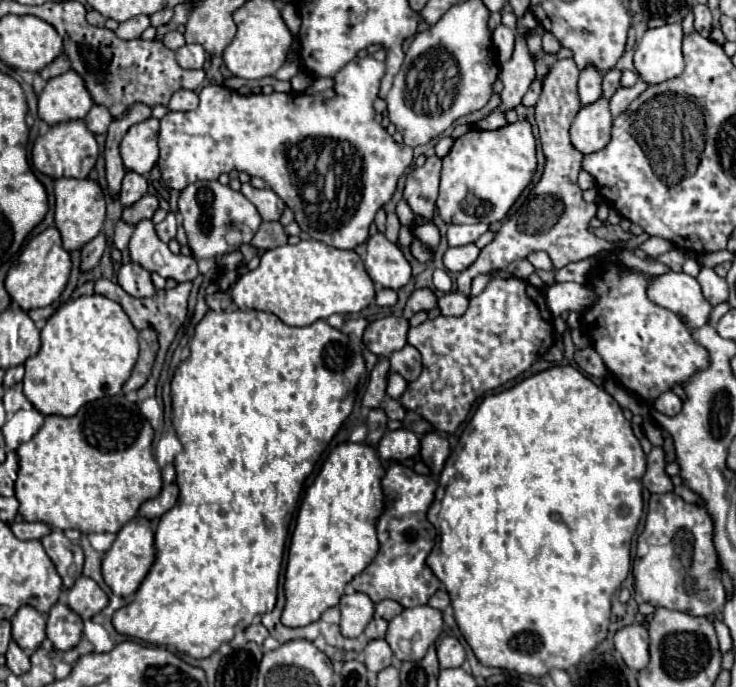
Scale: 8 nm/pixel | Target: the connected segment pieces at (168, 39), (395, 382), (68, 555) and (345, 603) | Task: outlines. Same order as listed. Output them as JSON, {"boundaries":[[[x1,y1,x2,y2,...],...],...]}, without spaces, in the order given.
{"boundaries":[[[170,31,170,33,166,33,166,35,164,35,162,43,164,43,168,49,176,51,176,49,180,49,180,47,184,45,184,35,182,35,182,33,178,33,178,31]],[[390,373,390,377,388,377,388,395,392,397,392,399,400,399,402,397,402,393,406,391,406,379,404,377,400,377,398,373]],[[52,531,50,535,42,537,42,545,48,557,54,561,58,575,62,577,64,589,70,589,74,581,82,575,82,565,84,565,82,547,70,543,62,531]],[[366,593,344,595,338,607,342,611,340,629,344,637,358,637,374,617,374,603]]]}

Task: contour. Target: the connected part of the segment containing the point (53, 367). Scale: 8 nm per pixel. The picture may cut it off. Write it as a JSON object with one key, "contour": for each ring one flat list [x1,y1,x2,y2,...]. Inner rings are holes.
{"contour":[[84,295,64,303,44,325,42,329,42,347,34,357,28,357,24,367,24,395,28,401,44,415,62,415,72,417,82,405,118,395,122,385,132,373,132,367,138,359,138,331,130,323,126,311,120,303,104,297,104,295]]}

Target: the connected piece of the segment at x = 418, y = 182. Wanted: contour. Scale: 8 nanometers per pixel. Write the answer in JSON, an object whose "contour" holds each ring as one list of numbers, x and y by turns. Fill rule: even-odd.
{"contour":[[432,155,426,159,426,163,422,167,412,169,408,173,404,199,412,207,414,215,422,215,426,219,432,219,434,203,438,197,440,169,442,169,442,161,436,155]]}

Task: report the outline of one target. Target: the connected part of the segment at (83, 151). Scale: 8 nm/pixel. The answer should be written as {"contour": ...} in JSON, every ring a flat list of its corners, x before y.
{"contour":[[74,119,74,121,52,125,46,135,40,135,34,141,32,163,38,171,42,171,44,175,50,175,52,179,60,179,60,177,86,179,88,173,92,171,92,167,96,165,98,151,100,149,98,149,94,133,90,133,90,129,86,127,86,123,82,119]]}

